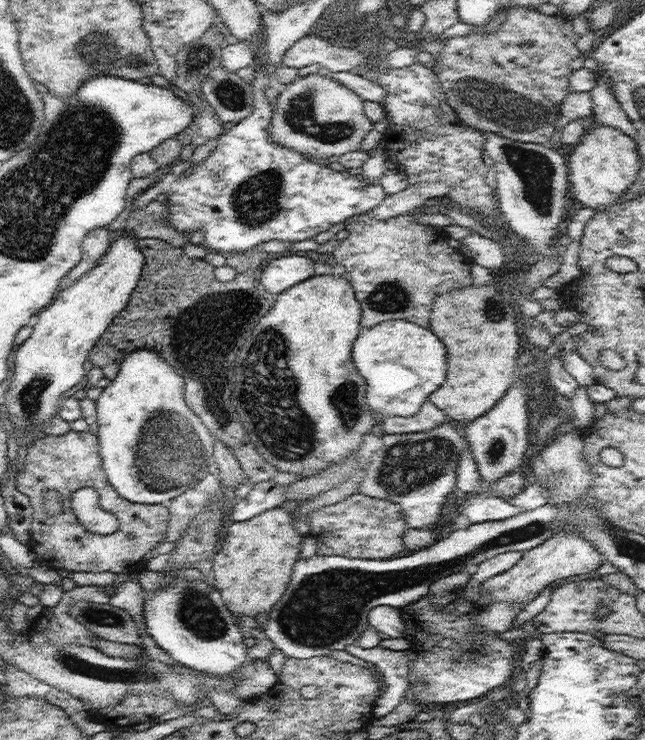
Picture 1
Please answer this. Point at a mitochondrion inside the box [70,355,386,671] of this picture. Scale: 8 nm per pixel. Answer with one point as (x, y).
(166, 449)

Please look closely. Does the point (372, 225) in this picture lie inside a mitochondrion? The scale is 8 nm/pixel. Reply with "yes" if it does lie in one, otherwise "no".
no

